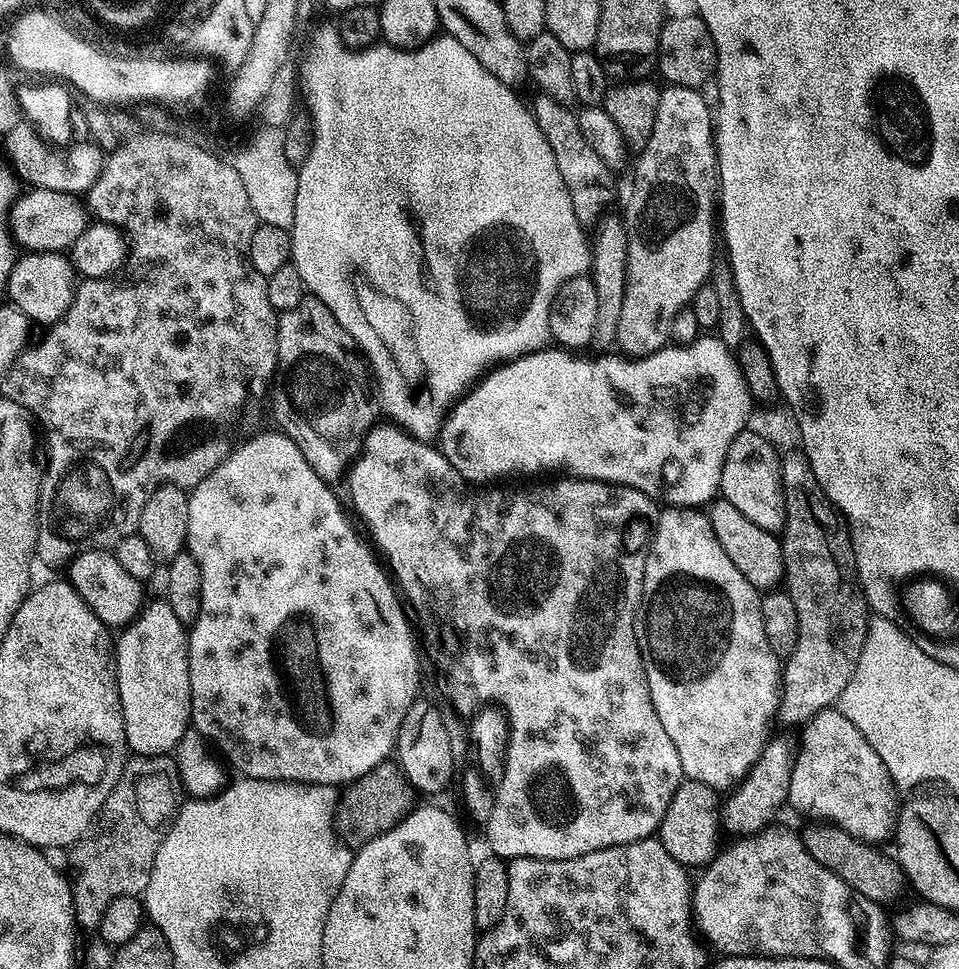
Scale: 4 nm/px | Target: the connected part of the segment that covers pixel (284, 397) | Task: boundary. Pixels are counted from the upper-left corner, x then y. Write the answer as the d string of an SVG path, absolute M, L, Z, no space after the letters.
M305 298L296 309L281 312L278 316L278 377L280 389L272 400L272 412L276 415L279 431L285 432L300 447L310 466L323 480L336 482L343 477L350 461L360 452L364 435L381 415L382 409L374 391L372 369L359 347L342 330L338 318L315 298Z

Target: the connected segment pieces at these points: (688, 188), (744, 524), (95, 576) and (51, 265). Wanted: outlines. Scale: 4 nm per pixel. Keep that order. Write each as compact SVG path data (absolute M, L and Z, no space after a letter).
M677 84L667 85L660 91L657 117L654 122L654 129L651 130L650 141L639 151L637 162L635 159L634 186L626 202L625 210L622 210L624 225L627 228L627 284L625 297L622 300L622 311L618 320L618 334L616 335L617 347L625 354L633 358L637 356L649 356L650 353L665 347L672 333L674 318L682 311L685 311L692 303L698 290L705 287L709 278L713 275L714 267L714 244L718 238L717 233L716 209L718 206L719 191L719 168L717 166L716 152L716 133L714 129L714 114L711 105L707 104L704 95L697 88L682 87Z
M716 498L707 505L706 515L714 526L714 534L718 542L722 542L722 550L726 550L726 558L738 566L742 578L750 582L758 590L772 590L784 579L784 559L779 535L762 530L762 526L754 526L746 514L741 514L734 505L723 498Z
M89 548L69 561L66 573L69 584L86 602L95 616L109 628L125 627L143 607L141 581L122 569L116 555L109 549Z
M25 251L24 257L17 259L10 270L6 295L9 296L11 307L17 308L23 316L27 316L33 325L51 326L64 317L70 302L76 293L78 273L72 266L71 259L62 252L30 252Z

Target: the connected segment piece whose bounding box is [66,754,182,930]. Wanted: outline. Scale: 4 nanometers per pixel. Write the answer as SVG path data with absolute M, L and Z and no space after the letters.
M133 755L126 761L114 790L110 790L106 802L92 821L92 827L66 852L68 864L72 867L72 872L70 871L72 913L76 916L77 925L81 929L99 929L106 910L116 898L140 896L144 893L150 882L150 874L154 870L154 858L162 846L164 836L175 819L181 803L182 785L179 768L171 755Z

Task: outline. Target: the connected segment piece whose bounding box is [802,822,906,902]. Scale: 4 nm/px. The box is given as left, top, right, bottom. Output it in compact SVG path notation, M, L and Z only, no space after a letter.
M812 822L805 832L802 832L804 848L814 858L814 862L822 862L826 870L830 870L836 876L846 882L858 894L862 894L868 900L885 902L892 900L903 888L906 888L904 872L891 855L883 856L879 847L867 844L842 830L837 824L827 822Z

